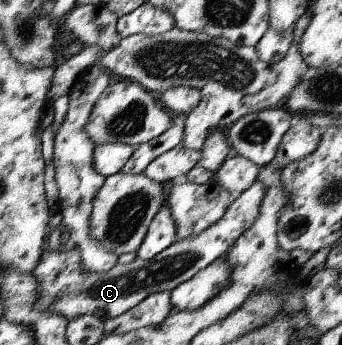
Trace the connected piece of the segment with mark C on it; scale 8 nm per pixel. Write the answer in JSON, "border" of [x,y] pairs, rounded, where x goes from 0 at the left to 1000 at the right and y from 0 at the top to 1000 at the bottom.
{"border":[[[746,528],[696,574],[684,574],[670,606],[632,649],[611,655],[570,690],[541,690],[500,707],[444,754],[398,745],[383,762],[336,765],[319,786],[251,791],[234,777],[240,757],[225,725],[181,719],[155,728],[135,713],[120,736],[117,765],[96,786],[114,820],[114,884],[126,899],[184,916],[199,930],[249,910],[284,916],[307,930],[377,901],[433,855],[497,846],[526,820],[599,780],[637,745],[667,733],[696,687],[746,646],[775,562],[778,542],[763,528]]]}

